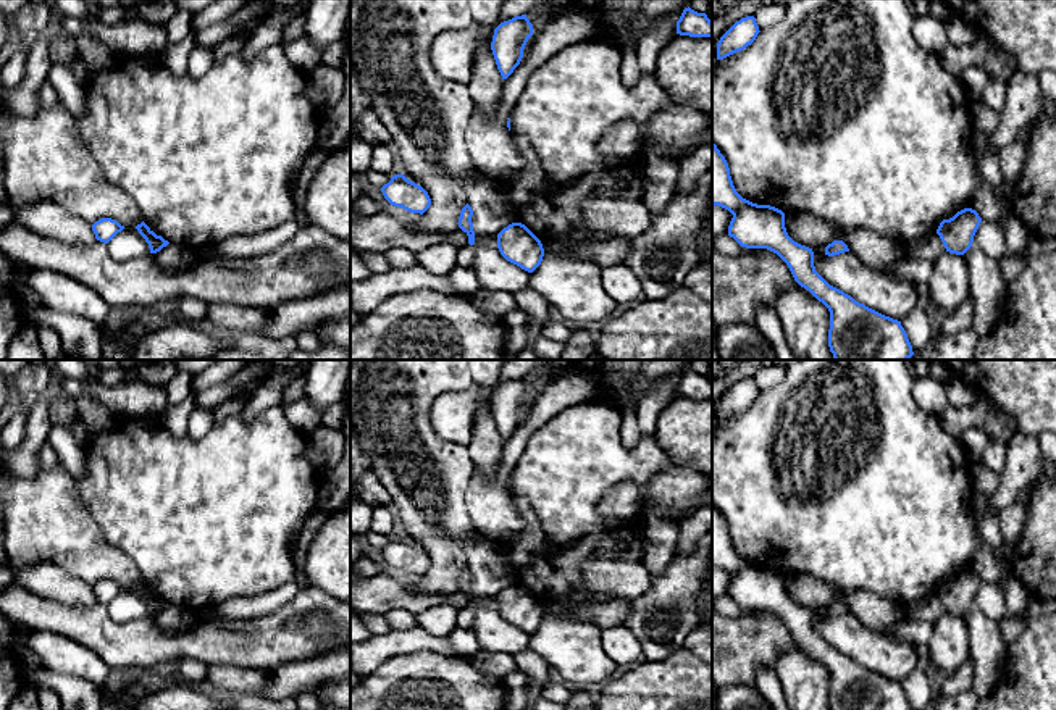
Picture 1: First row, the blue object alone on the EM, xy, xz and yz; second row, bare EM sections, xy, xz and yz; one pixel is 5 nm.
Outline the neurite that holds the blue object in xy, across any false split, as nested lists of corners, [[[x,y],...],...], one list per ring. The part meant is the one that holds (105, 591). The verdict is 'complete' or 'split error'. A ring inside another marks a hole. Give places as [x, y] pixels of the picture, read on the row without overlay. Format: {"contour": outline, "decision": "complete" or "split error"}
{"contour": [[[102,579],[92,586],[95,600],[103,605],[108,605],[123,591],[124,587],[121,587],[116,581],[111,579]]], "decision": "complete"}

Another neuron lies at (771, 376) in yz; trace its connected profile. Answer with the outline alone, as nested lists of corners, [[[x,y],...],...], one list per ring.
[[[769,366],[759,371],[759,374],[754,378],[756,384],[759,387],[759,392],[764,392],[783,381],[786,374],[786,368],[783,366]]]

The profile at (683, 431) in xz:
[[[675,395],[659,415],[654,437],[673,465],[712,474],[712,399]]]

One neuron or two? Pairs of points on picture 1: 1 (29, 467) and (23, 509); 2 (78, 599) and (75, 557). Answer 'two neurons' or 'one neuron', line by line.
1: two neurons
2: two neurons

